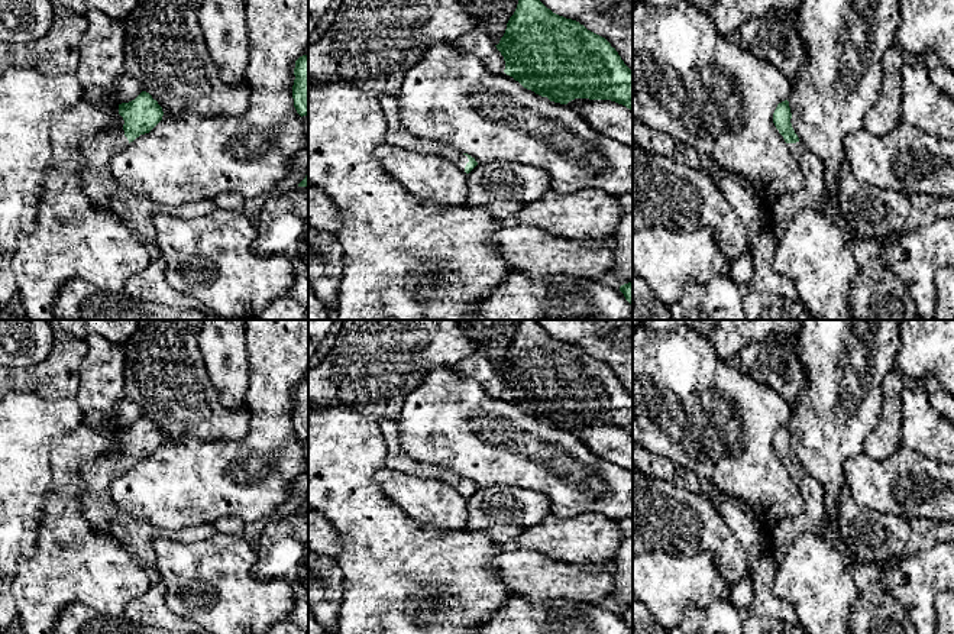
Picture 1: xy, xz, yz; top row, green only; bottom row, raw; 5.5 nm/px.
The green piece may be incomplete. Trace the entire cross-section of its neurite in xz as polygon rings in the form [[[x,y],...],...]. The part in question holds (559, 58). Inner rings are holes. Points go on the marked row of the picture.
[[[518,0],[499,43],[504,72],[550,101],[611,100],[633,111],[633,71],[611,43],[576,20],[553,13],[540,0]]]

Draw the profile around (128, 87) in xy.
[[[123,72],[114,83],[116,94],[123,103],[135,100],[142,91],[142,84],[127,72]]]

